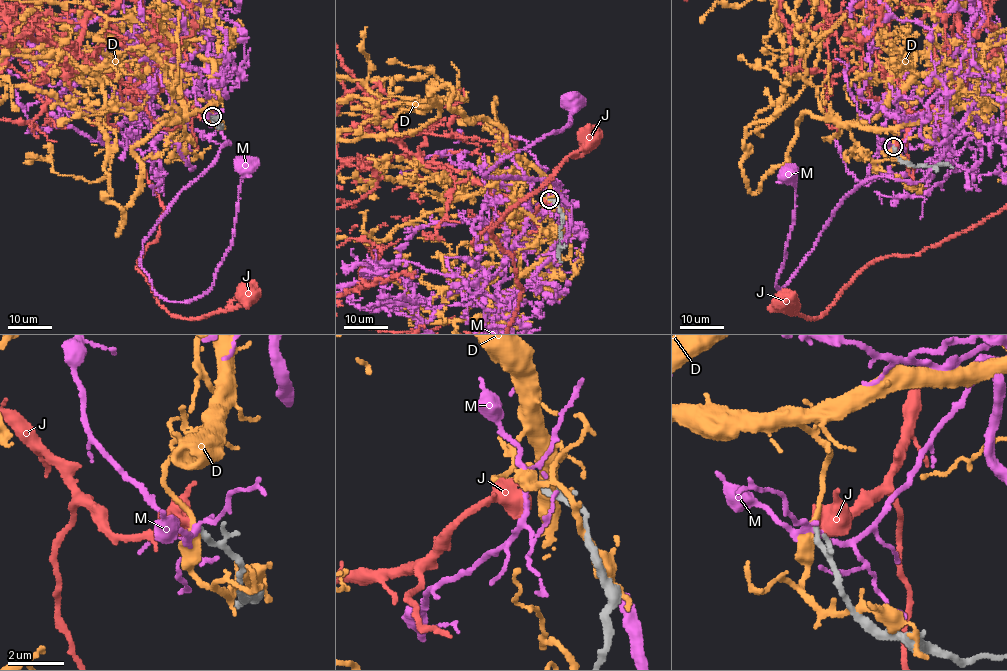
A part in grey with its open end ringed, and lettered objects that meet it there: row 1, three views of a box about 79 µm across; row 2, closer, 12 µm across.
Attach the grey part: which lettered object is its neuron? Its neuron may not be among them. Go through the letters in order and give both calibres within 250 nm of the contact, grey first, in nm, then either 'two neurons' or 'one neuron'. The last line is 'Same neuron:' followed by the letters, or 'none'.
D: 220 nm thick on the grey side, 320 nm on the other; two neurons
J: 220 nm thick on the grey side, 420 nm on the other; one neuron
M: 220 nm thick on the grey side, 170 nm on the other; two neurons
Same neuron: J

